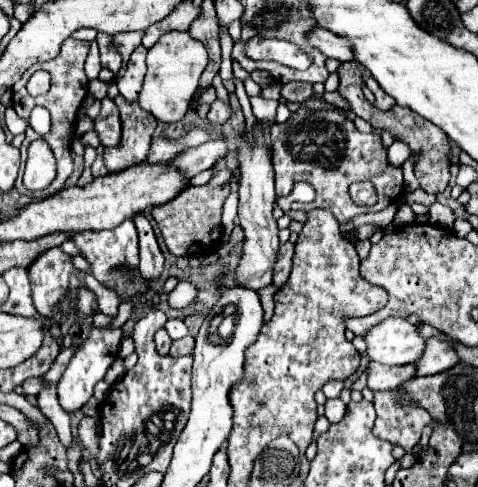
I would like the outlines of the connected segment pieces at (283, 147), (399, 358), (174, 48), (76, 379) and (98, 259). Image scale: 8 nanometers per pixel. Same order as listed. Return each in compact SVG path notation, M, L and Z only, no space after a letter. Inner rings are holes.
M297 109L285 123L271 123L269 125L271 141L273 141L273 165L275 165L275 191L277 199L291 193L291 185L295 181L309 181L317 197L313 203L293 203L293 211L297 209L315 209L323 207L329 209L335 219L345 225L359 213L381 211L391 205L403 193L403 171L395 167L387 159L387 147L379 135L361 133L353 121L349 121L339 111L311 111L311 109ZM357 181L371 181L379 201L371 207L353 203L349 195L349 185Z
M389 317L377 323L363 339L367 343L369 359L383 365L415 363L425 347L425 339L417 335L413 323L401 317Z
M187 31L165 33L147 51L147 75L143 79L139 105L153 113L159 121L175 123L181 121L189 109L189 103L199 87L199 77L207 65L207 51L201 41L193 39Z
M91 327L91 331L87 333L87 337L83 337L77 345L75 355L71 357L59 385L57 385L57 395L59 395L59 403L65 411L75 411L81 409L87 399L93 395L93 387L105 377L105 371L111 367L111 363L117 359L119 353L119 345L121 345L121 329L119 327Z
M125 219L125 223L121 223L119 227L107 229L107 231L83 231L83 233L73 233L71 239L79 249L81 255L87 259L87 263L91 265L93 277L97 281L101 281L103 285L111 287L113 285L113 277L109 275L111 269L117 269L125 263L137 267L139 265L139 247L137 247L137 229L133 225L131 219Z

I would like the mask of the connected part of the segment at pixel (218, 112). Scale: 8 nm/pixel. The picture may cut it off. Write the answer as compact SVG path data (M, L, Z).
M217 99L217 101L211 105L209 113L207 113L207 123L209 123L209 127L217 129L217 127L221 127L221 125L229 119L229 115L231 115L231 107L225 105L225 103L221 103L221 101Z

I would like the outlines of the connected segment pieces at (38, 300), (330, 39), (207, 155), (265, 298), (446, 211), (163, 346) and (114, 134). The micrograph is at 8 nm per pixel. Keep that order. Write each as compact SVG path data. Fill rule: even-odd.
M53 247L41 253L27 267L27 271L29 271L31 297L33 297L35 309L41 315L49 315L57 319L57 313L53 311L53 307L71 287L71 281L69 281L71 273L77 273L77 269L71 263L71 257L65 255L59 247Z
M315 27L313 31L305 33L305 41L309 45L313 45L315 49L319 49L325 57L335 57L337 61L349 61L353 59L353 53L351 53L351 47L345 39L321 29L321 27Z
M209 141L193 151L185 151L185 155L177 155L177 159L171 159L167 165L177 167L177 171L181 171L185 177L193 177L205 169L211 169L217 159L225 157L225 153L227 147L223 141Z
M269 285L269 287L265 287L265 289L259 291L259 293L261 293L263 309L265 309L265 323L267 323L267 321L271 319L271 315L273 315L273 295L275 295L275 291L277 291L275 285Z
M435 202L429 207L429 221L433 225L443 227L445 229L452 229L455 221L453 211L439 202Z
M159 329L157 337L155 337L155 343L157 343L157 351L163 355L163 353L169 353L169 347L171 347L173 339L169 337L169 333L165 329Z
M105 97L101 103L103 107L101 107L101 115L95 119L95 131L99 133L101 143L105 147L109 145L117 147L117 143L121 143L121 119L117 105L109 97Z

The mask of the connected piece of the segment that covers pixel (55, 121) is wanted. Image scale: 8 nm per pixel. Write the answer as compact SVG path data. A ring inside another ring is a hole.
M69 37L65 39L65 47L61 49L61 53L51 59L51 61L45 61L45 63L39 63L39 65L33 65L25 71L25 75L19 79L19 83L15 83L11 89L13 89L13 109L17 111L17 115L21 119L29 119L29 113L35 105L43 105L49 109L51 113L51 131L47 135L43 135L43 139L51 145L51 151L57 159L57 177L53 179L53 183L41 191L29 191L23 184L23 174L25 161L27 161L27 147L31 141L35 141L39 135L33 131L33 127L27 127L25 131L25 139L23 139L23 145L21 145L21 166L17 177L17 183L15 183L15 189L21 193L21 195L27 195L27 197L33 197L33 199L43 199L43 197L49 197L57 191L61 191L67 183L67 179L71 177L73 173L73 157L71 157L71 141L73 141L73 135L75 135L75 119L77 119L77 107L83 103L83 99L87 97L87 75L85 75L85 59L87 59L87 53L89 53L89 43L87 41L79 41L75 37ZM37 69L43 69L47 73L51 73L51 89L45 93L45 95L39 95L39 97L31 97L25 89L25 83L27 79L37 71Z

